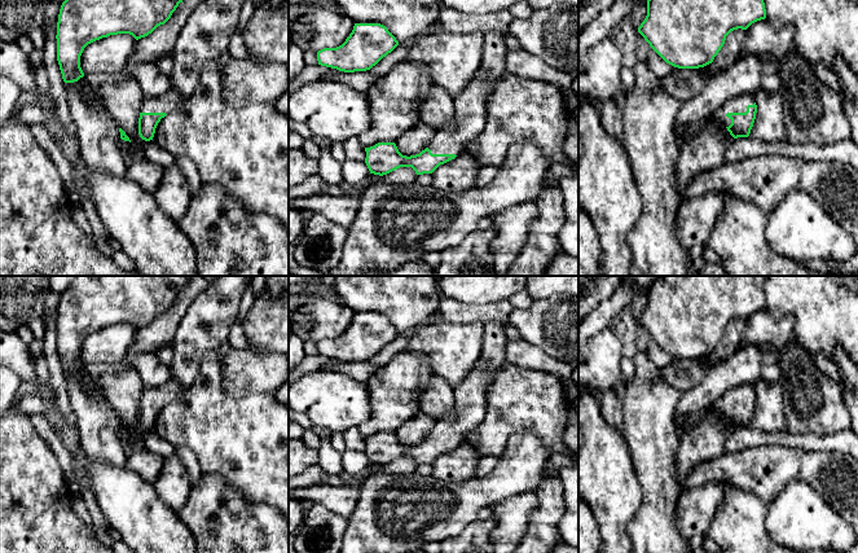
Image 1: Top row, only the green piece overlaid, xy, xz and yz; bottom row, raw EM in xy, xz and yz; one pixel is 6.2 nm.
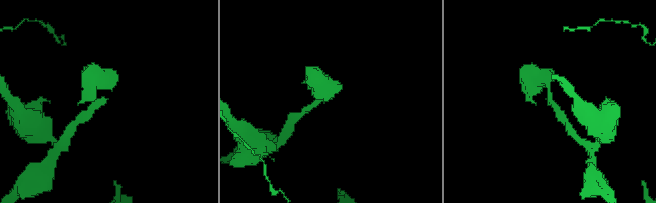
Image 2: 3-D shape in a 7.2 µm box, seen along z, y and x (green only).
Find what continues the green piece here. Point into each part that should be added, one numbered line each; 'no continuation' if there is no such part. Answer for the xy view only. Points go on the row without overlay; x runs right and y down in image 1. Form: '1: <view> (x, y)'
1: xy (172, 390)

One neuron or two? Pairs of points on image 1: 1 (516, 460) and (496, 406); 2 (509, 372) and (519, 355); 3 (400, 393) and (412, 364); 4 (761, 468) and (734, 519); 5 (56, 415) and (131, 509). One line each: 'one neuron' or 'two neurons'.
1: two neurons
2: two neurons
3: one neuron
4: two neurons
5: one neuron

